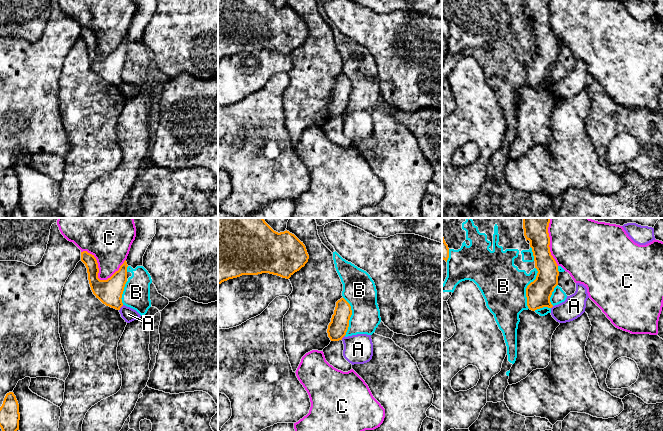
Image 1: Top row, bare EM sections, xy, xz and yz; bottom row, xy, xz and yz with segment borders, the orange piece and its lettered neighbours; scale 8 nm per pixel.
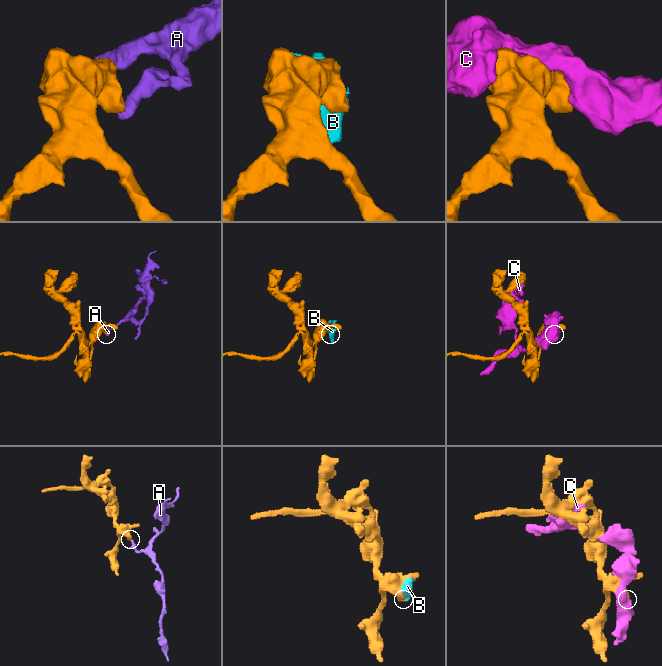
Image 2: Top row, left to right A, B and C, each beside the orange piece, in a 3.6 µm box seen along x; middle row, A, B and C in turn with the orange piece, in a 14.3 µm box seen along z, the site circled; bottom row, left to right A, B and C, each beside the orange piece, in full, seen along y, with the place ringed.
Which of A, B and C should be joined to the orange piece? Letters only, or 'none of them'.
none of them

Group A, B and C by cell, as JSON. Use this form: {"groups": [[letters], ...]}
{"groups": [["A"], ["B"], ["C"]]}

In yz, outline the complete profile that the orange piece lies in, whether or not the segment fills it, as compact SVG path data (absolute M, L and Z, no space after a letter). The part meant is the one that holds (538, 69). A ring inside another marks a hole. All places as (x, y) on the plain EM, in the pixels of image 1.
M523 0L524 12L526 17L530 17L529 20L532 24L535 44L538 47L536 55L526 64L527 82L532 87L543 83L552 84L553 81L550 78L550 73L554 64L558 61L558 41L550 28L548 3L549 0Z

